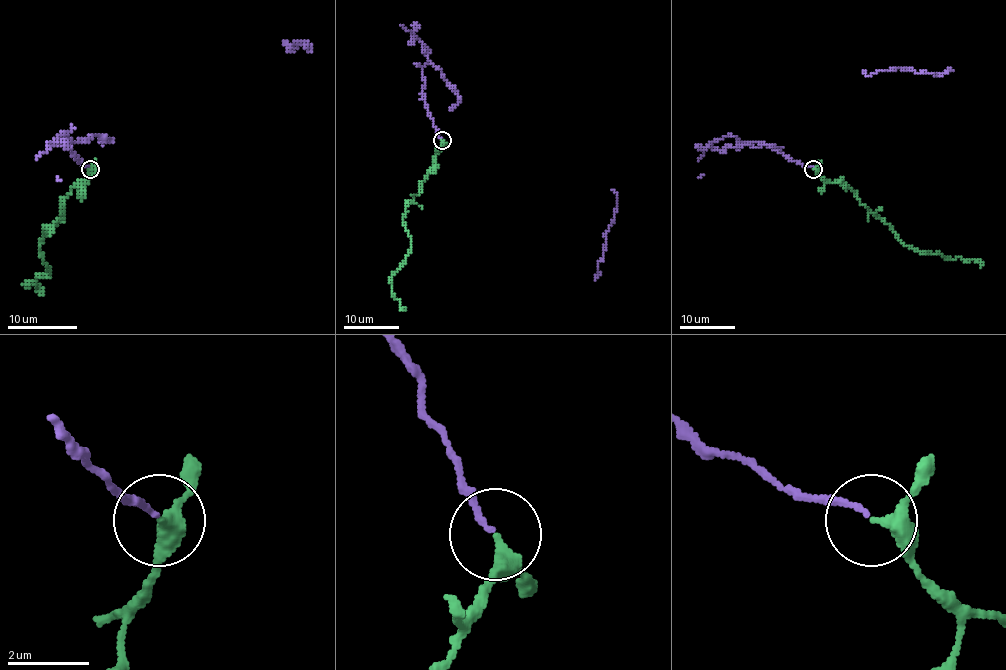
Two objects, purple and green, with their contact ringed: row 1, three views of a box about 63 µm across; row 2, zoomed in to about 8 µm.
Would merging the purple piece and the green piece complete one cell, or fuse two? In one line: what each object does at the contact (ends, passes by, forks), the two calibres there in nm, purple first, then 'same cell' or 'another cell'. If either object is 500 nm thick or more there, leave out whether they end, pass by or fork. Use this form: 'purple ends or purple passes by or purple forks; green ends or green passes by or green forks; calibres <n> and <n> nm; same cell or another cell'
purple ends; green passes by; calibres 120 and 280 nm; same cell

